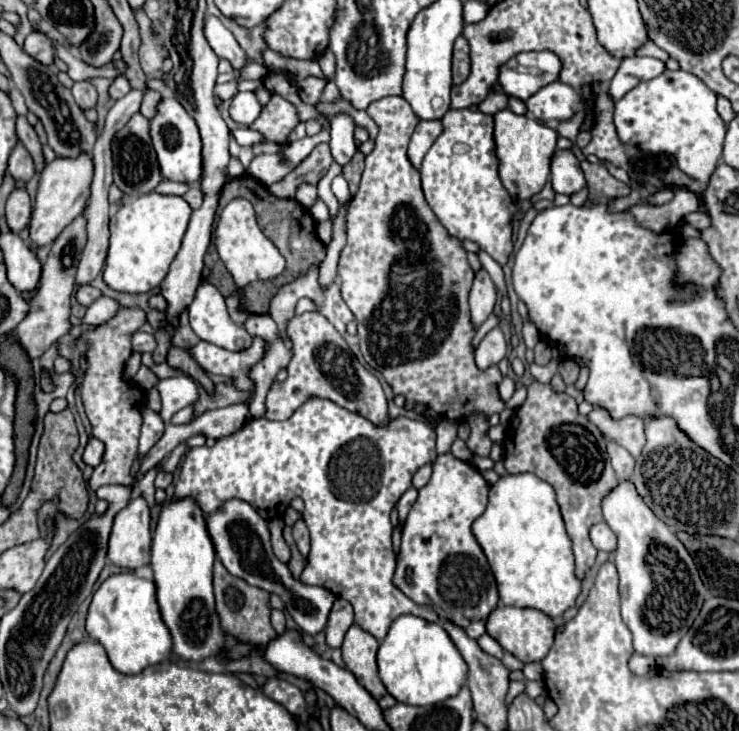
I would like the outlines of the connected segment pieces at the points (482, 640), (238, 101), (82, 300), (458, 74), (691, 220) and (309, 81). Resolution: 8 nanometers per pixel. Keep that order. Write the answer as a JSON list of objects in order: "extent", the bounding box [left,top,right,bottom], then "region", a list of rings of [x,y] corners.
[{"extent":[477,633,503,659],"region":[[[487,633],[481,635],[481,637],[477,639],[477,643],[479,643],[479,647],[481,647],[485,653],[489,653],[489,655],[493,655],[493,657],[497,657],[497,659],[503,657],[503,649],[501,649],[501,645],[499,645],[493,637],[489,637]]]},{"extent":[229,91,261,125],"region":[[[245,91],[245,93],[237,93],[231,101],[231,107],[229,107],[229,113],[231,113],[231,119],[241,123],[241,125],[251,125],[257,115],[261,113],[261,105],[255,97],[253,91]]]},{"extent":[75,285,101,307],"region":[[[81,285],[81,287],[77,289],[77,293],[75,293],[77,303],[83,305],[83,307],[89,307],[89,305],[91,305],[95,299],[99,299],[99,297],[101,297],[101,291],[95,289],[95,287],[91,287],[91,285]]]},{"extent":[453,37,469,85],"region":[[[457,37],[455,41],[455,55],[453,55],[453,83],[459,85],[469,75],[469,45],[465,37]]]},{"extent":[685,211,709,229],"region":[[[695,211],[695,213],[689,213],[687,217],[685,217],[685,221],[689,223],[689,225],[693,225],[695,229],[705,229],[705,227],[709,227],[709,215],[705,213],[705,211]]]},{"extent":[299,77,327,105],"region":[[[307,77],[305,81],[299,83],[299,97],[307,105],[315,105],[323,93],[323,87],[327,85],[327,79],[317,79],[317,77]]]}]

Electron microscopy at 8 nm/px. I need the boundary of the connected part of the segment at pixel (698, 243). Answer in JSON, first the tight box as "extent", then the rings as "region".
{"extent":[677,239,721,287],"region":[[[685,239],[677,251],[677,279],[679,283],[697,283],[715,287],[721,277],[721,267],[713,263],[703,239]]]}

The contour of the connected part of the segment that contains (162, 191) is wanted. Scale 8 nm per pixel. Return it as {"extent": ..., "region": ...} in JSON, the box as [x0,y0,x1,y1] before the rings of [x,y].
{"extent":[155,181,189,195],"region":[[[161,181],[155,187],[155,193],[159,195],[183,195],[189,189],[187,183],[171,183],[171,181]]]}

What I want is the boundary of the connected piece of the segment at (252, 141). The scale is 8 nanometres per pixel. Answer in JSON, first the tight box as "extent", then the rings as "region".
{"extent":[233,129,265,145],"region":[[[251,129],[243,131],[241,135],[239,135],[239,131],[235,131],[233,135],[235,135],[235,139],[237,139],[239,145],[257,145],[257,143],[265,143],[265,139],[263,139],[259,133],[251,131]]]}

